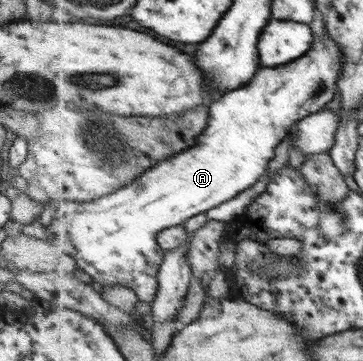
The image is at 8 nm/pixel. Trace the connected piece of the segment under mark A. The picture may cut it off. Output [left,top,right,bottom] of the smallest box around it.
[21,32,344,303]

